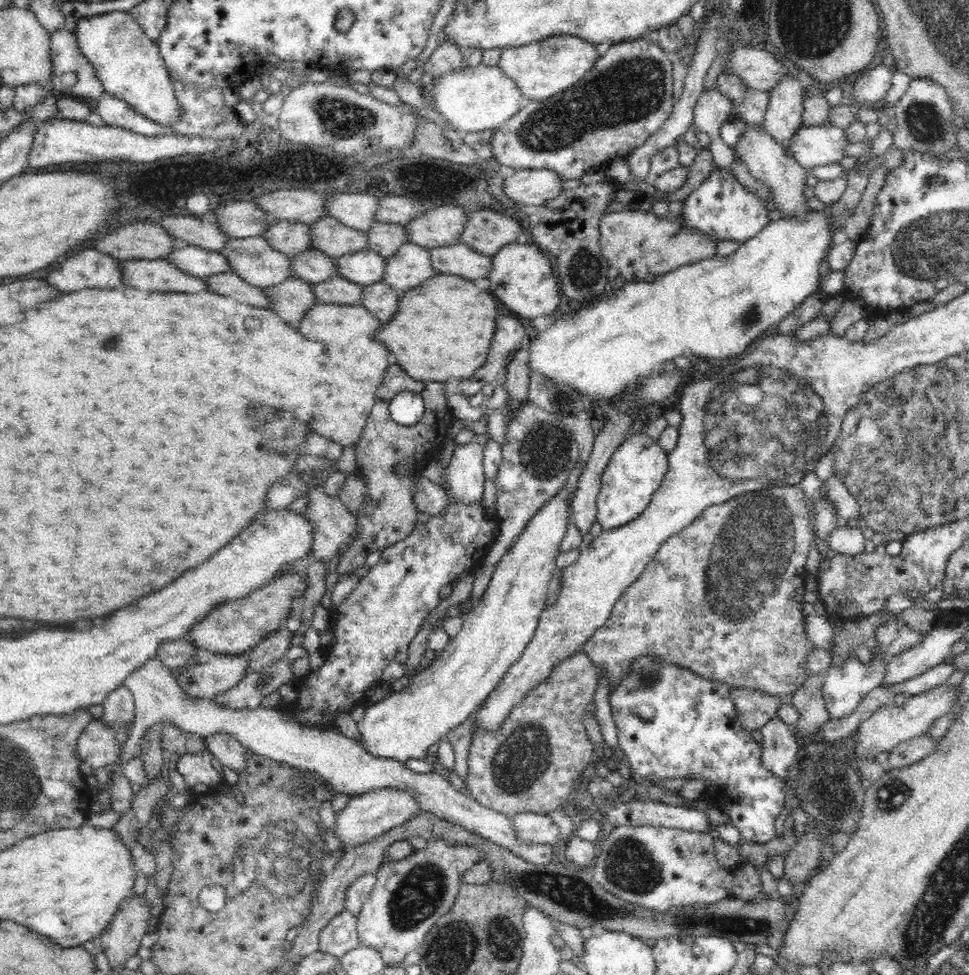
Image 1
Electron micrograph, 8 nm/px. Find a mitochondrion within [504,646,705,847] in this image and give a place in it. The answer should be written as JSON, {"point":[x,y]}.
{"point":[648,676]}

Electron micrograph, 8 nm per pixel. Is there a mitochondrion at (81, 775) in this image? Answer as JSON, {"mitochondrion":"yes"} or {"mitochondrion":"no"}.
{"mitochondrion":"no"}

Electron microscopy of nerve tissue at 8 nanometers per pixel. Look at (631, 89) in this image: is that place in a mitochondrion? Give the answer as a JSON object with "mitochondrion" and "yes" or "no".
{"mitochondrion":"yes"}

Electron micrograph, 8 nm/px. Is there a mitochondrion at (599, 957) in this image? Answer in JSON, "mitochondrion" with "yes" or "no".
{"mitochondrion":"no"}

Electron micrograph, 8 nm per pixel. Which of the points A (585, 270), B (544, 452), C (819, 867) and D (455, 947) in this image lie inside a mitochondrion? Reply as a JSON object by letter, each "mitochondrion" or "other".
{"A":"mitochondrion","B":"mitochondrion","C":"other","D":"mitochondrion"}

